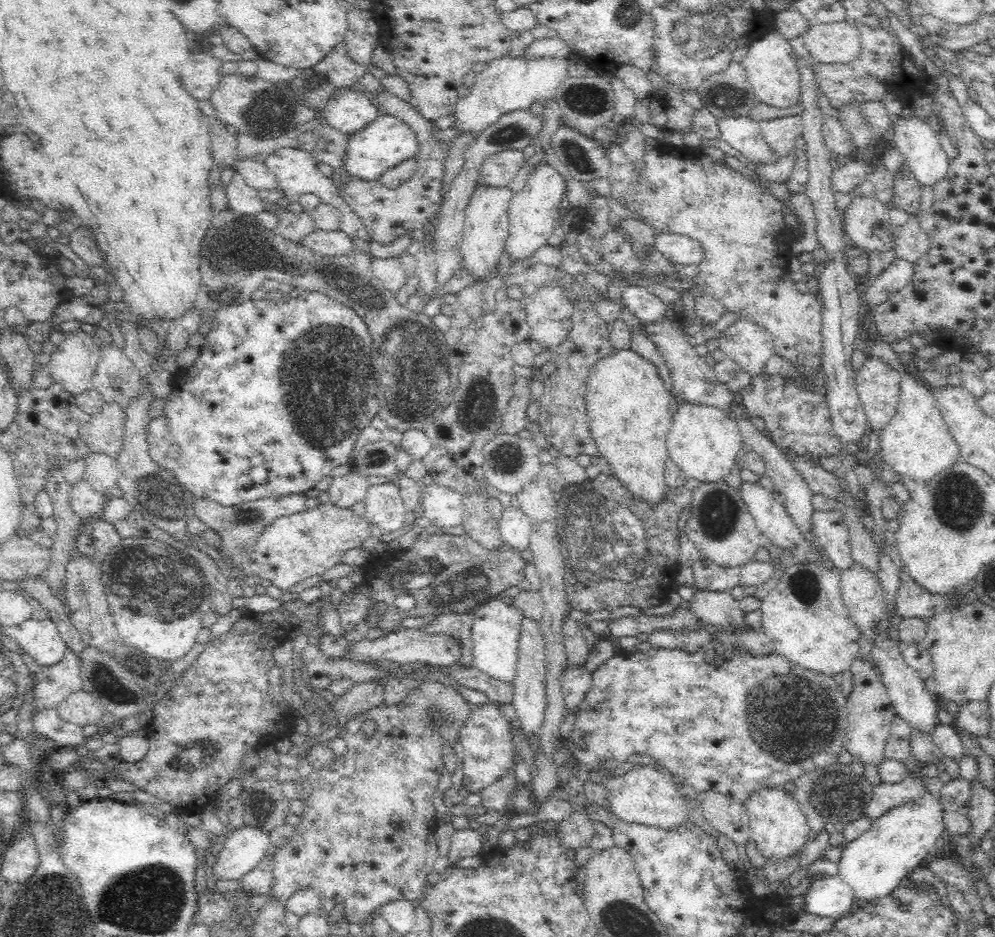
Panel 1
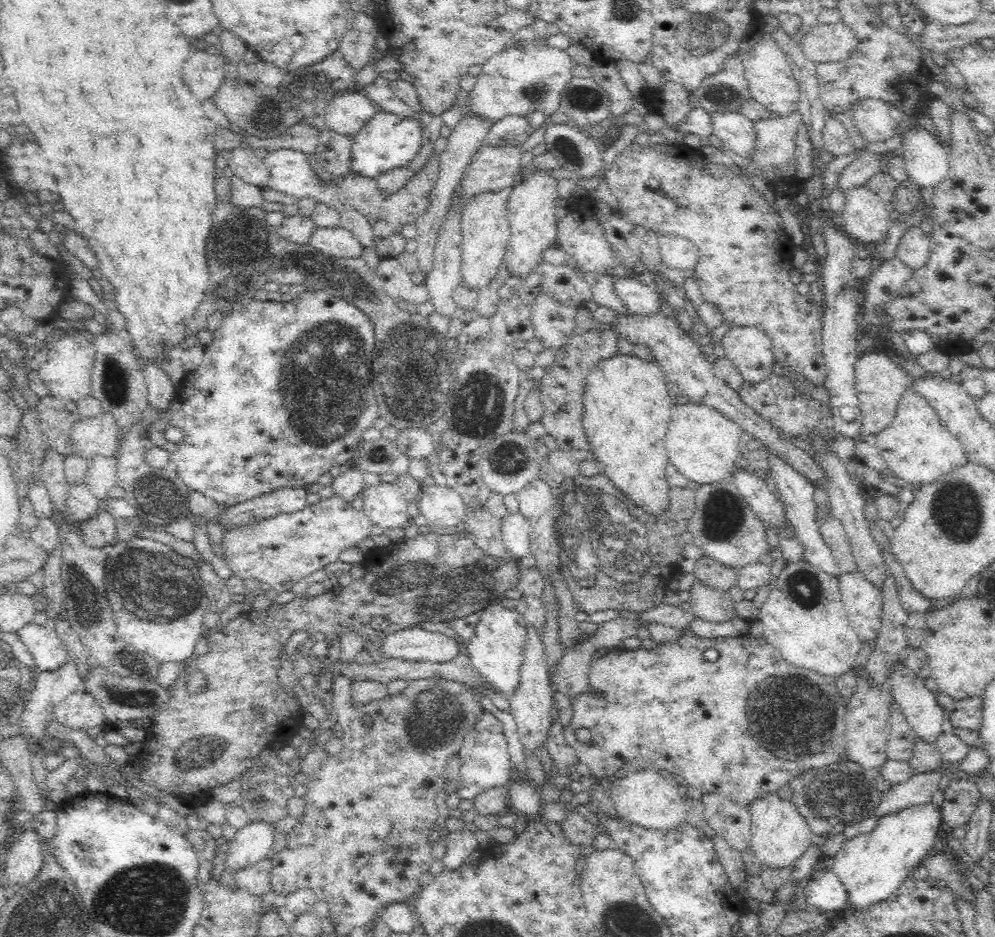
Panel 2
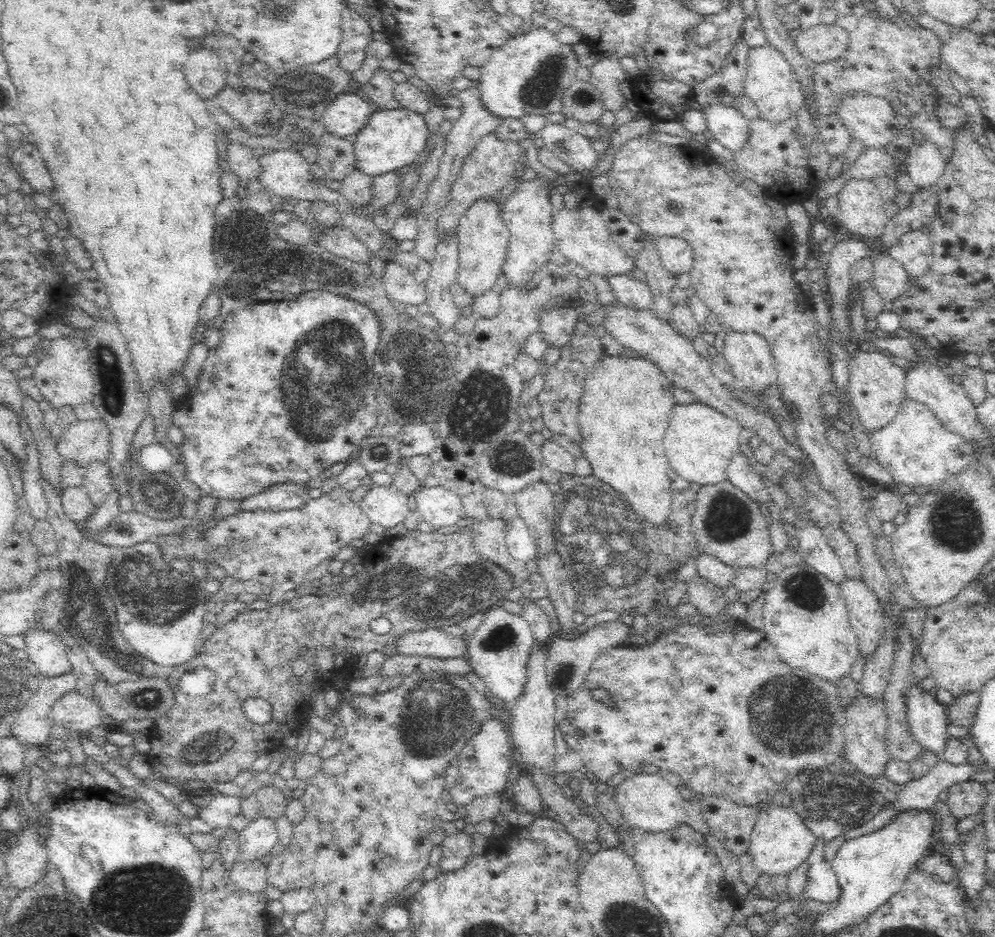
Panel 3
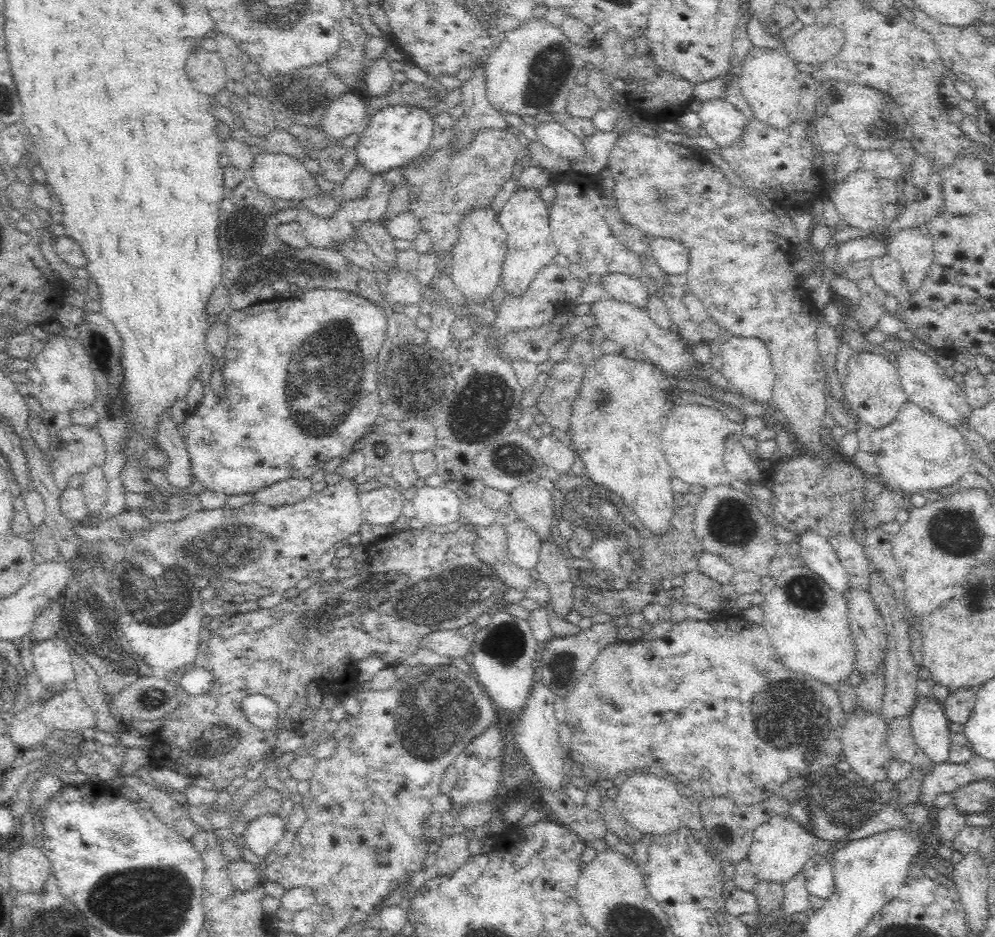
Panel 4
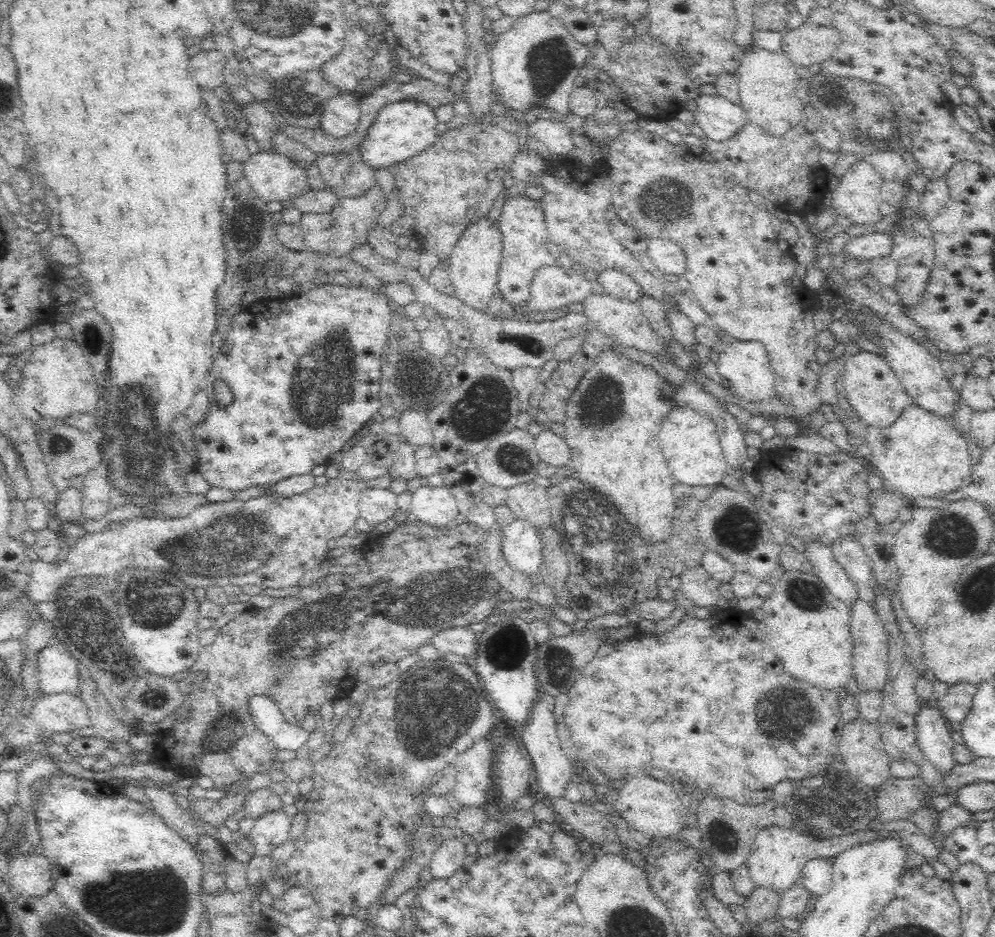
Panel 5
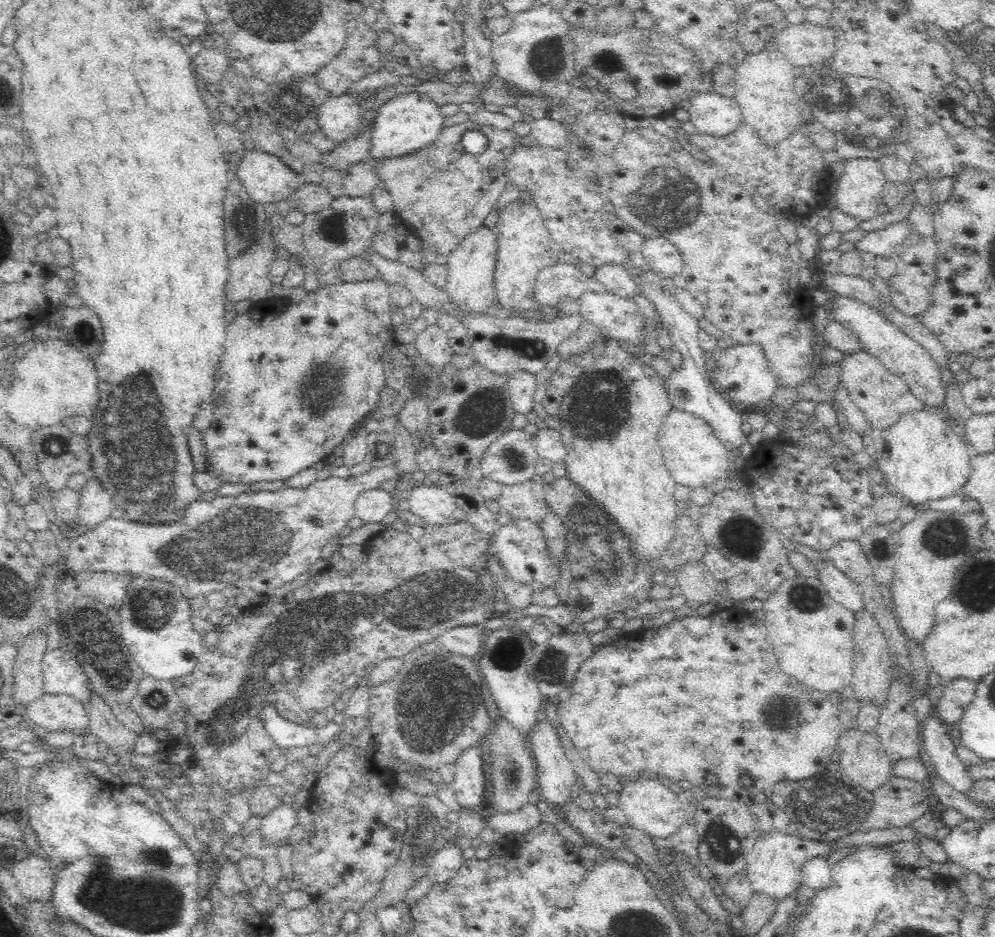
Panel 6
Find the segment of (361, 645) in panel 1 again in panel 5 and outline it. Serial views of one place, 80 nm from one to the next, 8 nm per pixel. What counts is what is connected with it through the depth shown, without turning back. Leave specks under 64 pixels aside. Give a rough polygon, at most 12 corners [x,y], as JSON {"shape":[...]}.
{"shape":[[448,627],[430,643],[444,655],[477,652],[478,633]]}

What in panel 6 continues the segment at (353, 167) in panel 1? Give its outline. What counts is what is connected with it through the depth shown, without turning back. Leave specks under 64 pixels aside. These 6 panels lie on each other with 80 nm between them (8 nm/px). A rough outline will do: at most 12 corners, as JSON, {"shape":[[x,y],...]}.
{"shape":[[398,94],[377,110],[370,160],[432,144],[444,117],[427,94]]}

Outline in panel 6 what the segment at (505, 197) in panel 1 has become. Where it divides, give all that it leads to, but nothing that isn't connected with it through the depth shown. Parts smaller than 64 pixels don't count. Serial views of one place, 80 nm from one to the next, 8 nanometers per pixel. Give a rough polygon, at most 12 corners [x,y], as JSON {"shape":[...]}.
{"shape":[[471,232],[447,257],[455,319],[495,304],[496,232]]}

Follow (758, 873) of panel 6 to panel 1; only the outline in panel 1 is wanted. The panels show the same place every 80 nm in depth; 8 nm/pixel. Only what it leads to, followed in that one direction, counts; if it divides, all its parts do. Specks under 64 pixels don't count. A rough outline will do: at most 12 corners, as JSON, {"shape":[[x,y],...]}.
{"shape":[[781,787],[744,805],[751,840],[766,861],[800,854],[813,835]]}

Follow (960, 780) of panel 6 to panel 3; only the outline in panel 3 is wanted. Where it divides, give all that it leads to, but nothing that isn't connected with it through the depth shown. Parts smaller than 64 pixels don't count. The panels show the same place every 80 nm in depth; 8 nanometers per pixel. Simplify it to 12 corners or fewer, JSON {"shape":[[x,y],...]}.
{"shape":[[918,686],[906,695],[918,744],[943,760],[946,706]]}

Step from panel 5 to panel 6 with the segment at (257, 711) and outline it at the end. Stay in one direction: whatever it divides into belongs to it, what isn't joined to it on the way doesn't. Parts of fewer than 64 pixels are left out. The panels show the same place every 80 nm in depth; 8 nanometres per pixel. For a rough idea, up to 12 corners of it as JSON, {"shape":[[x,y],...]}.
{"shape":[[266,706],[264,728],[282,750],[291,746],[328,744],[337,740],[339,725],[328,721],[307,727]]}

